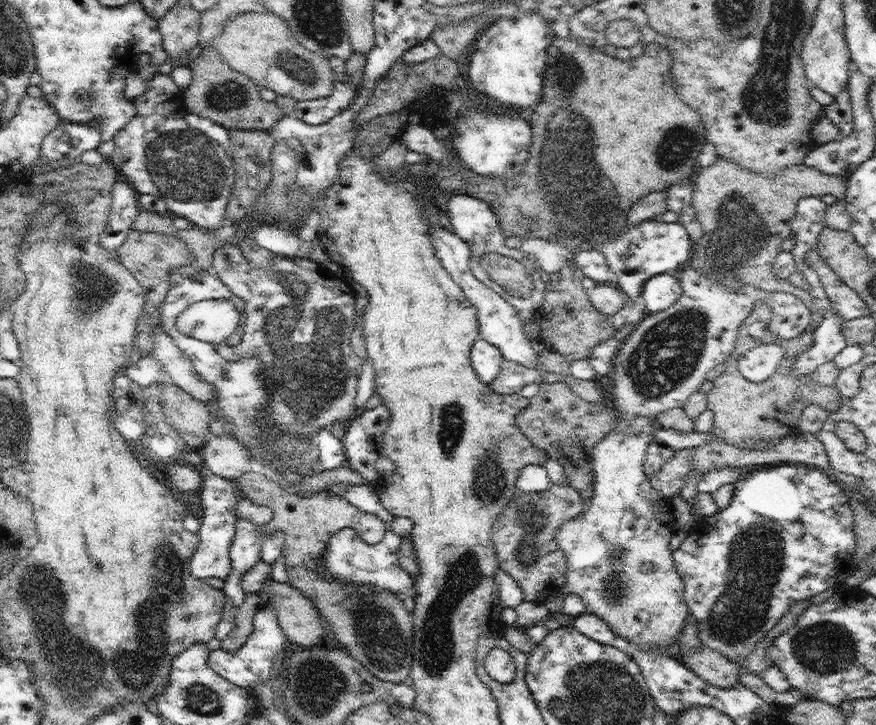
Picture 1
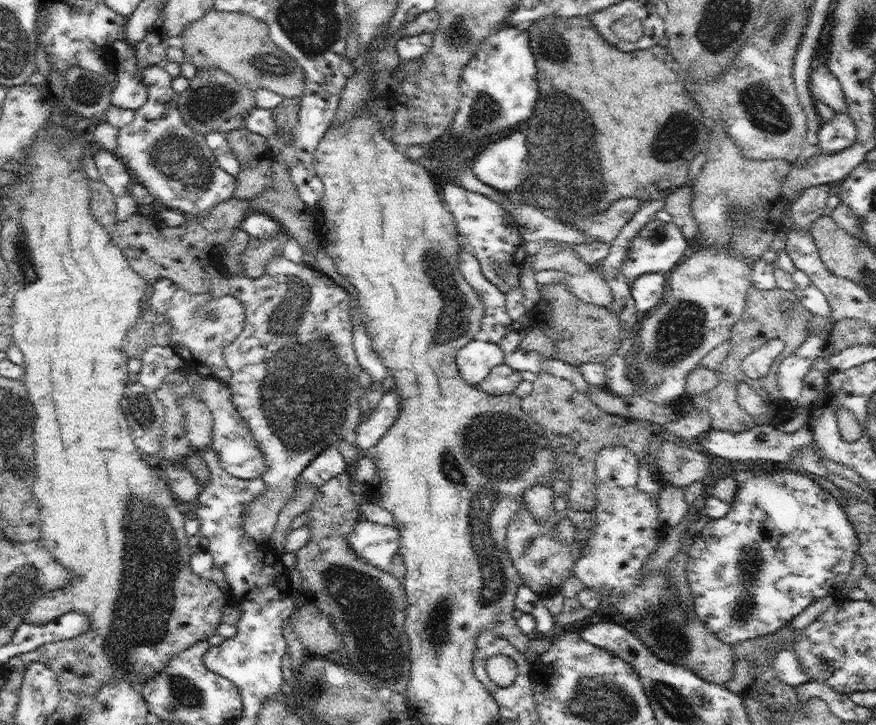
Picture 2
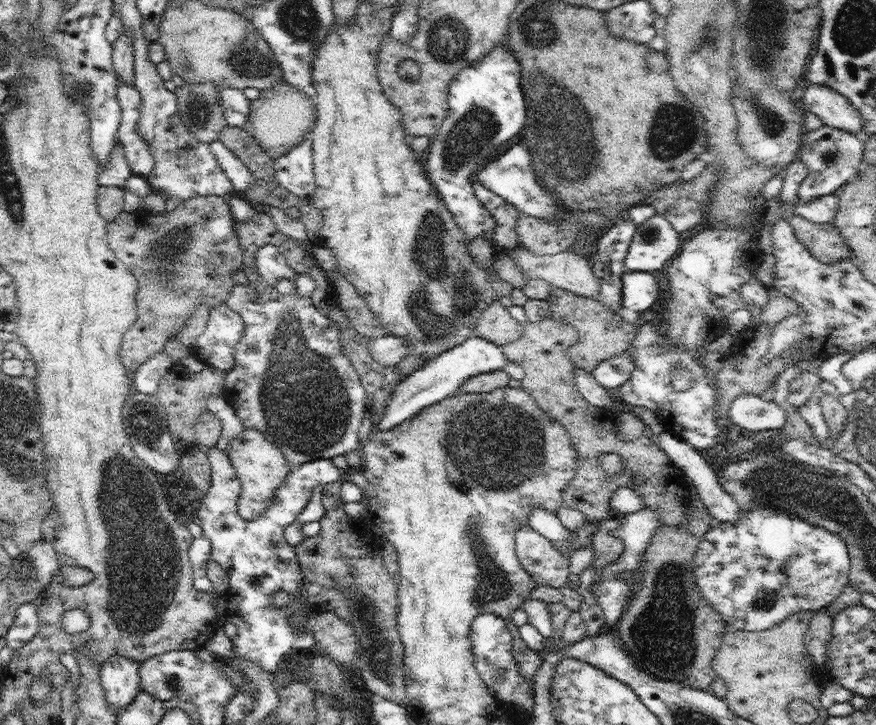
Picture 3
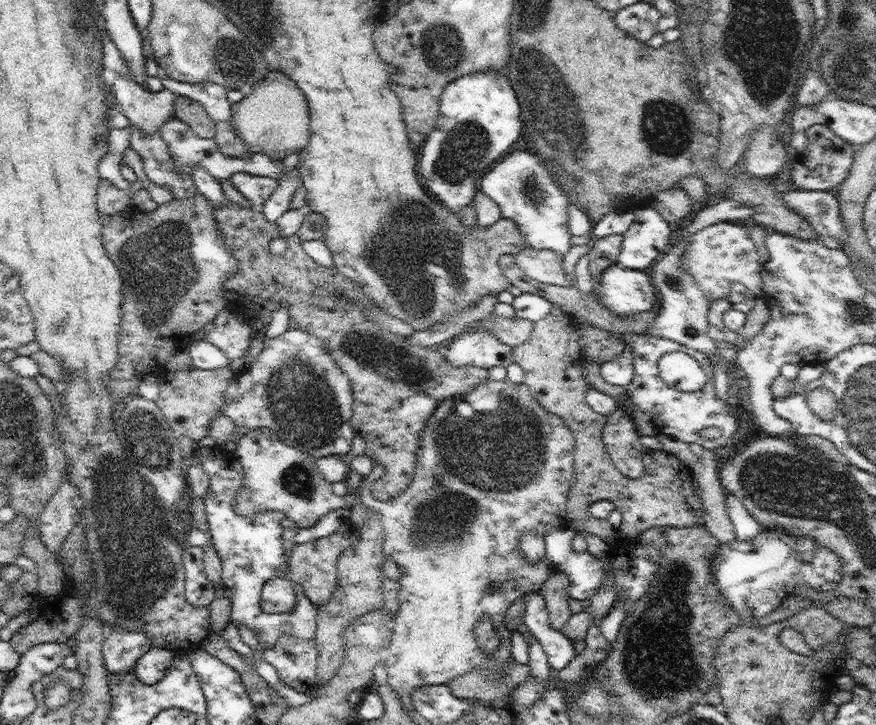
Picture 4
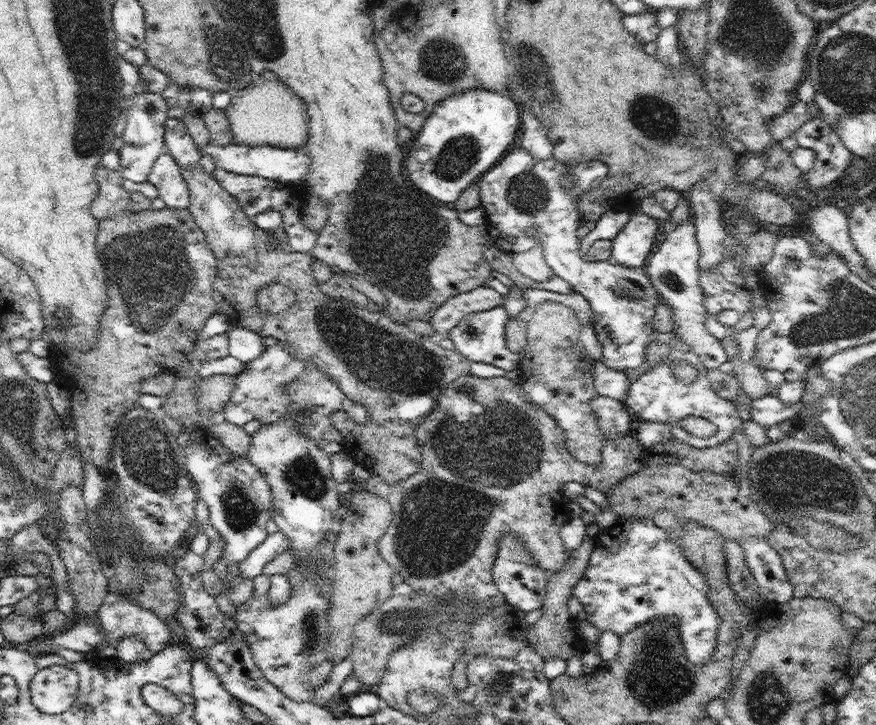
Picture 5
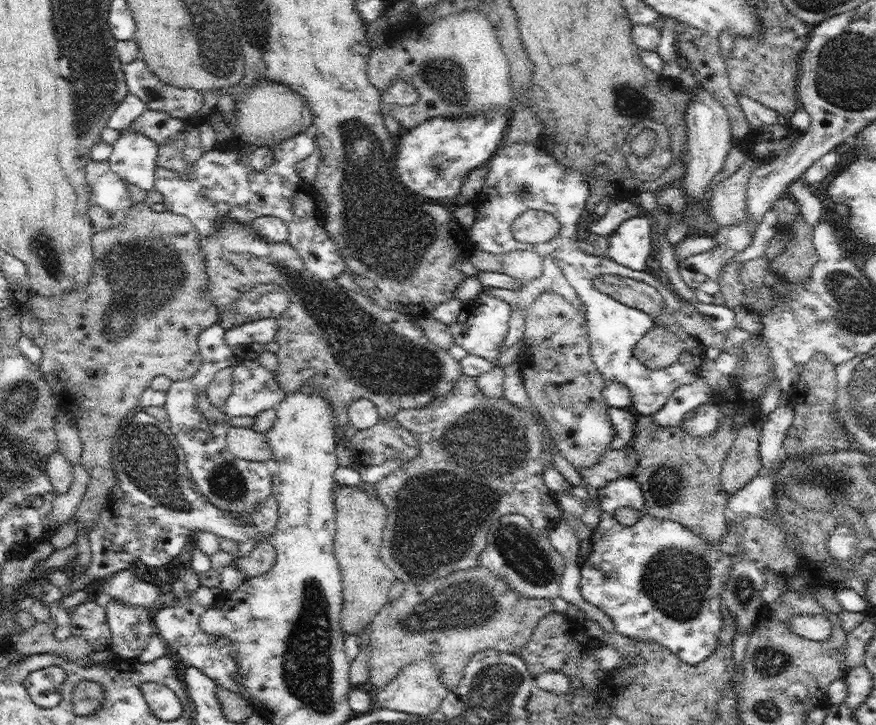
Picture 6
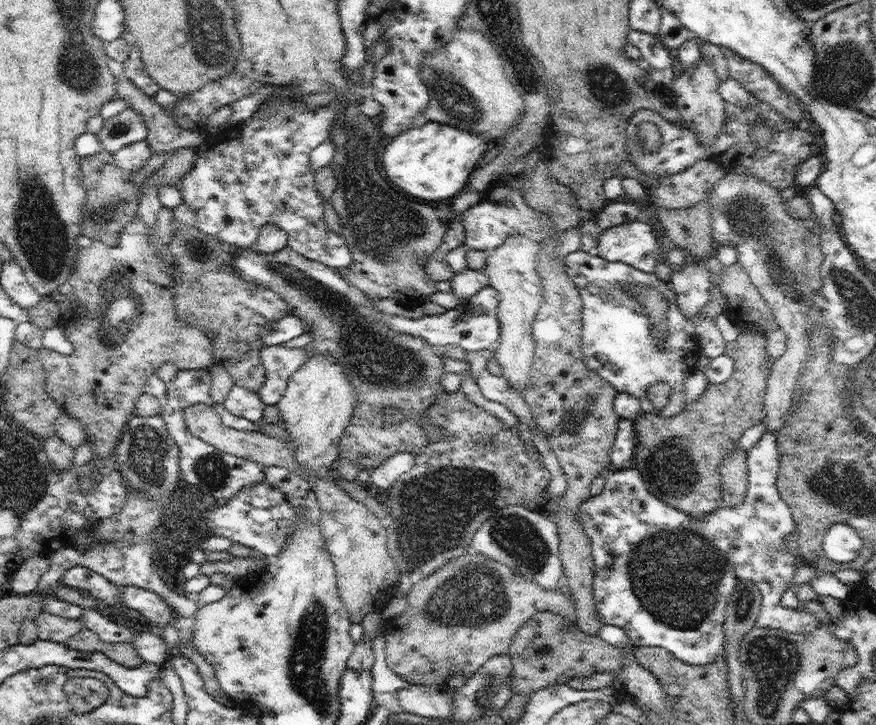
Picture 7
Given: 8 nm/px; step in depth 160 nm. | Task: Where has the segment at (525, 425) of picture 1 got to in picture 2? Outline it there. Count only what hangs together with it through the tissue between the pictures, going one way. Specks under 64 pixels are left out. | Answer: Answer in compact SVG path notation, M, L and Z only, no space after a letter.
M541 370L537 380L532 382L530 394L521 398L521 408L544 429L552 453L561 466L561 470L570 481L568 508L574 511L592 512L597 499L595 462L600 450L608 446L624 446L642 462L648 456L648 448L655 434L644 424L635 420L608 414L600 410L584 393L578 392L570 381Z

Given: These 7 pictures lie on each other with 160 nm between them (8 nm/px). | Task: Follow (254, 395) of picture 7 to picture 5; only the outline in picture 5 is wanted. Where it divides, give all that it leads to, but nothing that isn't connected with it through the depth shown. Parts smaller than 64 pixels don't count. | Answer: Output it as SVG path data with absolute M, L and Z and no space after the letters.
M278 341L266 347L258 358L245 363L245 369L234 378L234 389L223 412L228 423L240 427L256 419L262 425L270 425L292 415L300 424L300 431L332 456L343 451L342 435L332 426L330 417L340 411L344 396L338 384L334 384L313 360L291 353L290 347Z

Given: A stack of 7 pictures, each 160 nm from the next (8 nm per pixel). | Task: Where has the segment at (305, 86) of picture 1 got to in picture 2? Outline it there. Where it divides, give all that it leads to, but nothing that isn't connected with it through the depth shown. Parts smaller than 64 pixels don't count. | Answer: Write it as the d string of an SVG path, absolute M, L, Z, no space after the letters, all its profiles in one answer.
M212 8L206 13L206 16L189 24L175 42L183 48L187 58L186 62L193 62L200 71L210 68L222 69L253 91L265 88L286 98L301 98L303 95L306 80L305 70L287 52L278 48L270 40L268 24L259 18L244 13L226 12Z

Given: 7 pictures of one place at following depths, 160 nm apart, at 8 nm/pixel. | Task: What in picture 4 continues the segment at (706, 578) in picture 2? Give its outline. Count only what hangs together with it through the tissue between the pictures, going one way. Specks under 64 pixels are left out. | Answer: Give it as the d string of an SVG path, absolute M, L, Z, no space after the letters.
M763 530L751 541L739 541L734 538L732 542L722 543L712 564L712 574L715 576L718 590L747 624L776 610L786 598L797 594L799 586L809 586L827 594L833 593L843 575L840 556L824 545L817 545L812 537L799 537L787 533L786 530Z

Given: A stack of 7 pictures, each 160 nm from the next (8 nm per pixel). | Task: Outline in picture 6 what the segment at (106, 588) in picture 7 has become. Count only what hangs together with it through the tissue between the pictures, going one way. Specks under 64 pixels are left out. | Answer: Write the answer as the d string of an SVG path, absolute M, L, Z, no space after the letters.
M110 599L105 615L111 630L111 650L116 657L138 658L156 633L150 608L130 606Z

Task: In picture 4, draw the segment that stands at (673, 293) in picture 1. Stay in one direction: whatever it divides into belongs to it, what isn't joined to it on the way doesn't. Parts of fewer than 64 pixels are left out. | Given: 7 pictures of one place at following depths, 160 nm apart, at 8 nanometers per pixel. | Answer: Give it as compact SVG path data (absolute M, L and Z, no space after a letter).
M609 266L594 287L601 305L619 317L634 316L659 303L650 276L625 266Z

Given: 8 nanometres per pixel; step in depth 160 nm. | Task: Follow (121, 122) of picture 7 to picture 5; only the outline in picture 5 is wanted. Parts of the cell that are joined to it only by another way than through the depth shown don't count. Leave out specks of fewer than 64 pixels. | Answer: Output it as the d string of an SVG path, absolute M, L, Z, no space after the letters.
M169 117L166 119L165 143L166 151L170 153L178 166L183 170L200 166L201 151L195 145L193 138L186 132L185 124L181 119Z

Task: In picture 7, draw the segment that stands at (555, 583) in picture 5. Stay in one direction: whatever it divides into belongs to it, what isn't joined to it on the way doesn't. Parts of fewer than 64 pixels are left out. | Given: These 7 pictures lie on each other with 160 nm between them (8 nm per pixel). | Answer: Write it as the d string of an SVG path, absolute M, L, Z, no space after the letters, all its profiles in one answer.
M539 611L529 618L510 640L509 657L513 665L513 694L530 693L572 678L594 676L596 672L620 674L624 652L604 642L598 634L586 634L576 621L566 620L550 611Z

